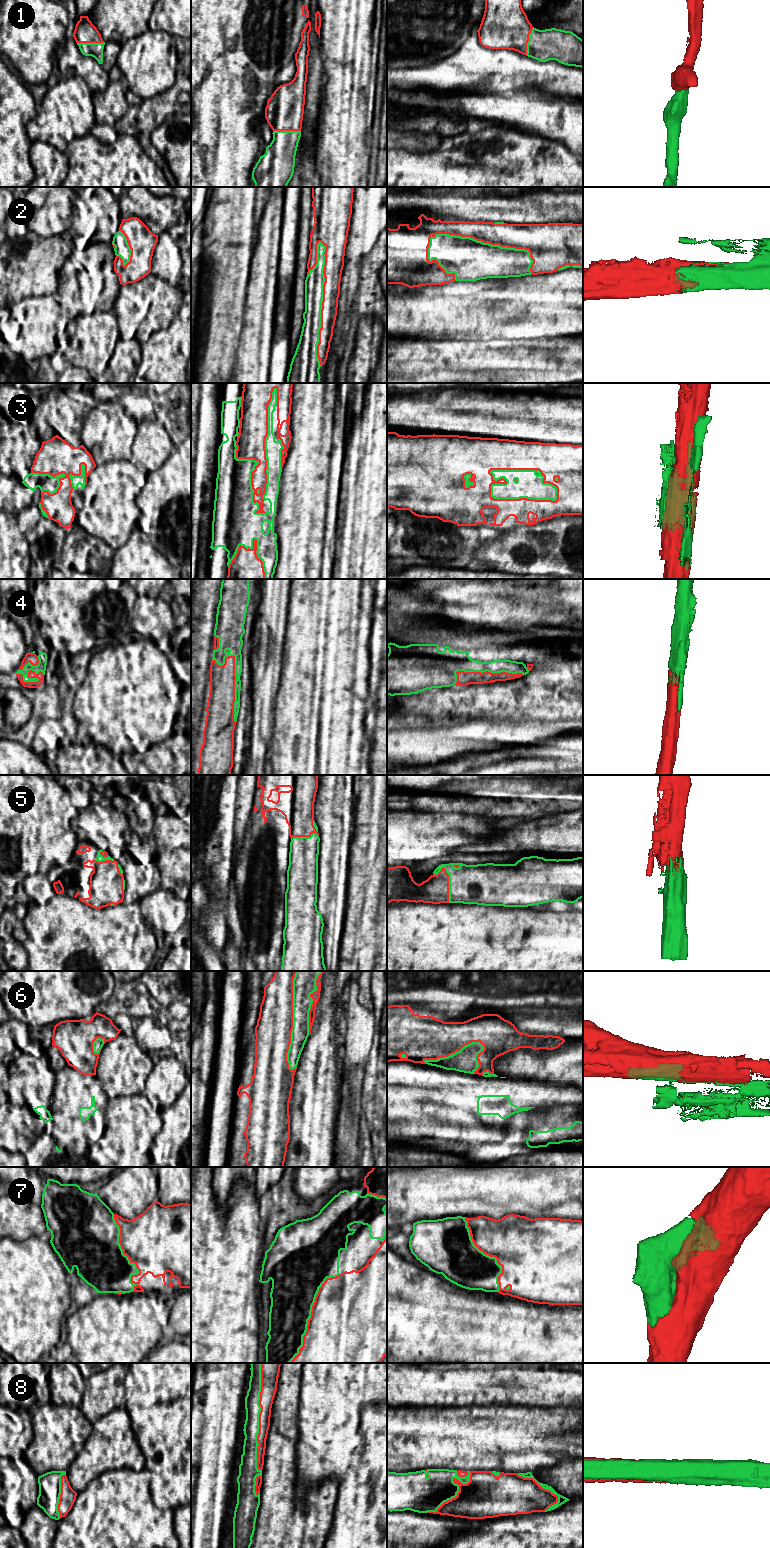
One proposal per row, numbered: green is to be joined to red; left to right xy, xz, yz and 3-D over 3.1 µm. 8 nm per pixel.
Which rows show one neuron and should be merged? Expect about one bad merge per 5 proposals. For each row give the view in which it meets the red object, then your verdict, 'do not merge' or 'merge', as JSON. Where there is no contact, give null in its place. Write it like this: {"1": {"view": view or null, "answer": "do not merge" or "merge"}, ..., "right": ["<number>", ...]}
{"1": {"view": "yz", "answer": "merge"}, "2": {"view": "yz", "answer": "merge"}, "3": {"view": "yz", "answer": "merge"}, "4": {"view": "xz", "answer": "merge"}, "5": {"view": "yz", "answer": "merge"}, "6": {"view": "xz", "answer": "do not merge"}, "7": {"view": "xz", "answer": "merge"}, "8": {"view": "xz", "answer": "merge"}, "right": ["1", "2", "3", "4", "5", "7", "8"]}

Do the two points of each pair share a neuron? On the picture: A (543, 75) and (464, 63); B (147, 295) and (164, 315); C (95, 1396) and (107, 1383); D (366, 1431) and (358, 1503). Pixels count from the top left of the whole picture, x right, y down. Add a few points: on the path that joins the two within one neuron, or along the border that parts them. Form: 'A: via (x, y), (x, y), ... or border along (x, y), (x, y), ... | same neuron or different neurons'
A: via (523, 71), (484, 70) | same neuron
B: via (151, 300), (159, 310) | same neuron
C: via (98, 1393), (105, 1386) | same neuron
D: via (367, 1449), (366, 1485) | same neuron

